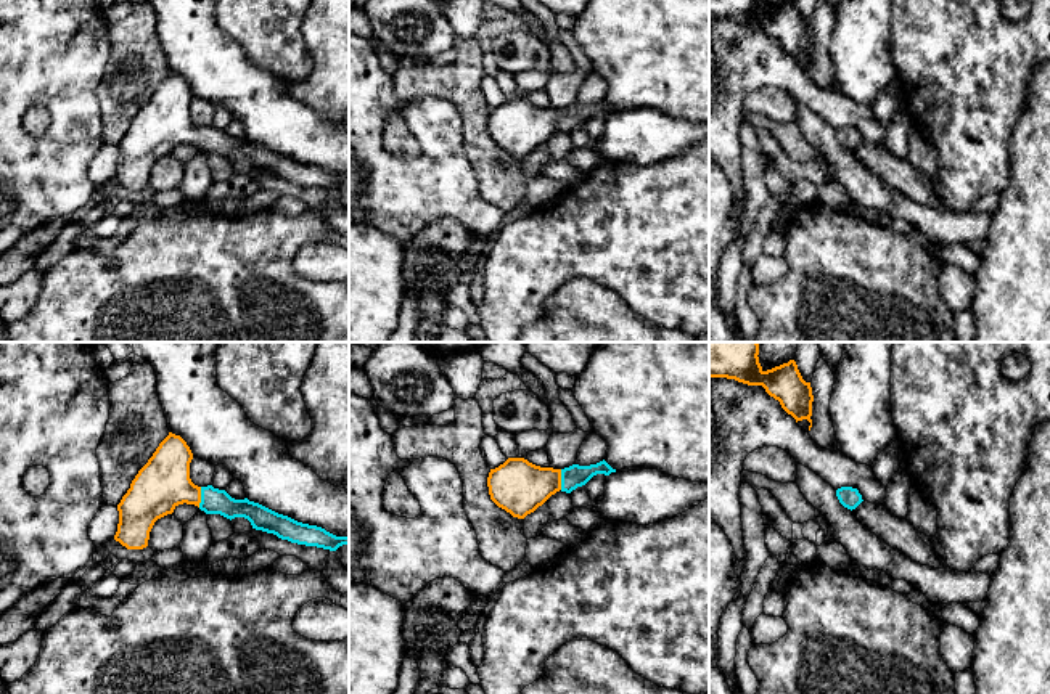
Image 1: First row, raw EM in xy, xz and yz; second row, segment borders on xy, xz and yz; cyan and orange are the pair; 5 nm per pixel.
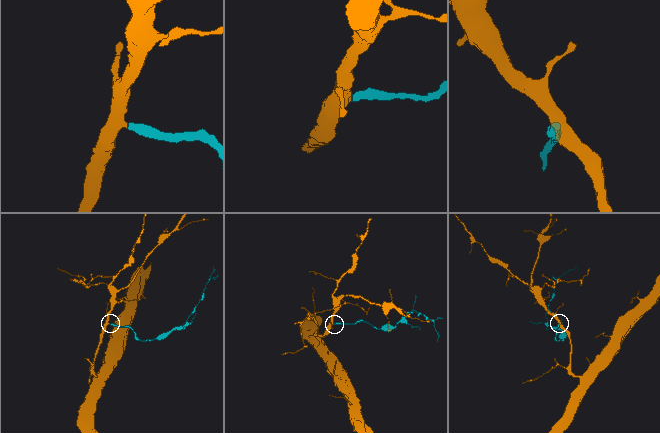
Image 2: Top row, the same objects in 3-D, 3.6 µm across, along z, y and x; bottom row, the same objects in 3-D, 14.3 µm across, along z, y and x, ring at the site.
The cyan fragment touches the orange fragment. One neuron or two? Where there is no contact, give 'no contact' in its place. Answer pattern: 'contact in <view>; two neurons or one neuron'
contact in xy; one neuron

